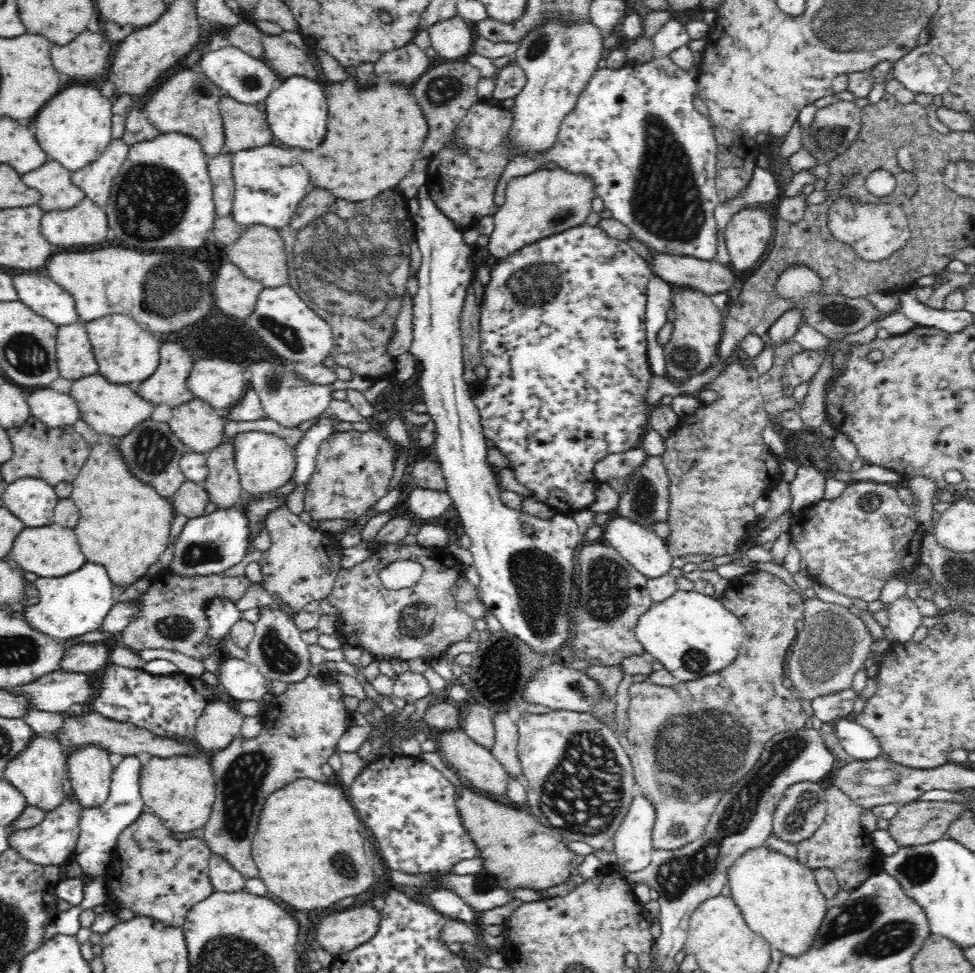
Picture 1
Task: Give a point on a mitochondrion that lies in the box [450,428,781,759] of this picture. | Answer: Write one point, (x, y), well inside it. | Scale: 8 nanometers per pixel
(541, 585)

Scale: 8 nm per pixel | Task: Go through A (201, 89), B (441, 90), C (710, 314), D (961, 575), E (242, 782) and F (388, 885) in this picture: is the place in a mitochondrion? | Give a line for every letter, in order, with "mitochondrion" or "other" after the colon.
A: mitochondrion
B: mitochondrion
C: other
D: mitochondrion
E: mitochondrion
F: other

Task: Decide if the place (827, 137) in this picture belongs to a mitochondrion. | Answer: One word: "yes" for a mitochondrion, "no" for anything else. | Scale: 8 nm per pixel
yes

